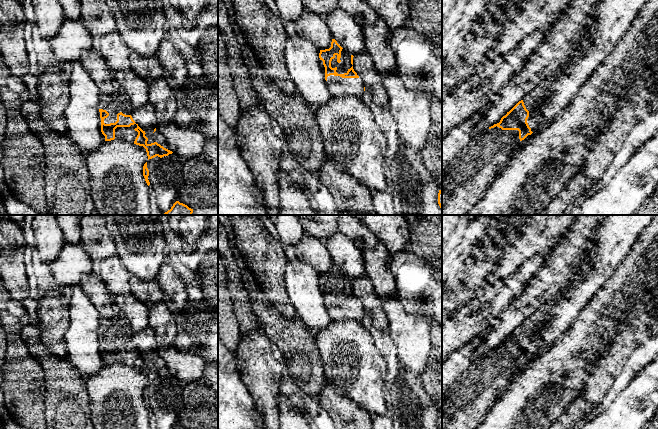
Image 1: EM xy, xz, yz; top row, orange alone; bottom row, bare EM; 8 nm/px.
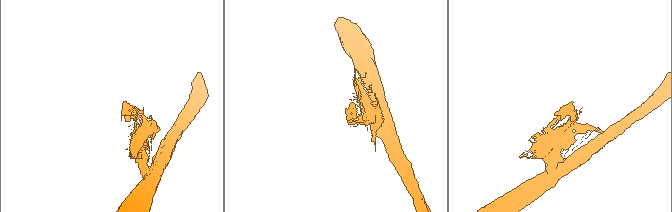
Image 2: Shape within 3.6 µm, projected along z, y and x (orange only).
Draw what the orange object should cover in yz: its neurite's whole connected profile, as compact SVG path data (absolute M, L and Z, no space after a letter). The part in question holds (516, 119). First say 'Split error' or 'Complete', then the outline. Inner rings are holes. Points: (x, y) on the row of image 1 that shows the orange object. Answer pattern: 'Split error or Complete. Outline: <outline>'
Complete. Outline: M523 100L519 101L505 116L503 116L499 123L489 127L499 127L502 130L518 130L520 141L524 140L533 132L527 123L529 111L526 109Z

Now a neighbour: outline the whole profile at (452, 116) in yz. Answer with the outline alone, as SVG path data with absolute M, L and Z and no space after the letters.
M552 22L527 36L511 51L490 60L484 68L465 80L453 92L442 100L442 139L457 125L469 119L474 113L485 109L496 99L501 88L524 67L528 58L536 51L544 40Z

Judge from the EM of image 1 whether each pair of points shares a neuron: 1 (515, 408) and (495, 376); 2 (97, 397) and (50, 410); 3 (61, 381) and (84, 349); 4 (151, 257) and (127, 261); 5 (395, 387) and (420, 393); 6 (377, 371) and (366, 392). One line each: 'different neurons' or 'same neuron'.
1: different neurons
2: different neurons
3: different neurons
4: same neuron
5: same neuron
6: same neuron

